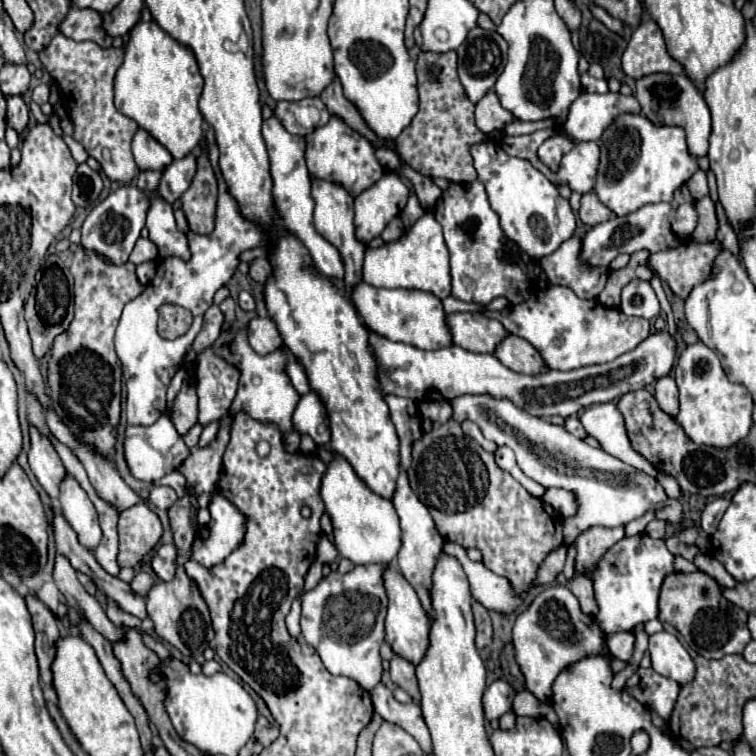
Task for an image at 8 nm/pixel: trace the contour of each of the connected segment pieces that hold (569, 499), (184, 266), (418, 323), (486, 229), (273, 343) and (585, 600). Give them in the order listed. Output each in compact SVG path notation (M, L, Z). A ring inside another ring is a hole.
M548 488L546 494L542 496L542 500L546 504L550 504L556 512L560 512L564 518L576 514L576 502L574 496L568 490L560 490L560 488Z
M214 142L208 144L208 158L212 162L212 170L216 170L216 180L218 180L214 232L204 234L204 236L188 232L192 258L188 262L182 262L180 258L174 258L174 256L162 260L156 268L154 280L144 288L140 296L136 296L124 306L124 312L116 330L116 354L122 362L122 374L124 374L126 390L128 390L128 398L126 398L128 424L148 426L166 412L166 390L170 386L170 380L176 374L178 366L182 364L182 358L188 352L192 340L200 332L202 316L212 306L214 292L232 278L238 266L240 252L256 248L256 246L266 246L270 242L270 236L262 234L260 226L240 216L236 208L236 200L228 194L226 184L222 180L222 174L218 168L218 148ZM162 304L178 304L192 312L194 322L184 336L176 340L164 340L156 332L158 308Z
M358 282L352 292L350 292L350 300L354 302L356 310L360 312L364 324L394 342L404 342L410 346L416 346L420 350L438 350L444 346L450 346L450 332L446 326L446 314L442 310L442 302L428 294L428 292L420 292L420 290L388 290L388 288L374 288L366 282Z
M474 180L470 184L450 184L442 192L434 206L434 218L444 228L444 240L450 252L450 274L452 274L452 296L462 302L474 302L486 306L494 298L508 298L512 306L526 300L526 266L532 262L528 254L518 254L506 248L506 234L500 226L498 214L490 208L484 184Z
M254 318L248 324L248 344L256 354L270 354L282 346L282 338L270 318Z
M576 574L570 580L568 588L578 598L580 608L582 608L584 614L590 614L590 616L596 616L598 614L598 606L596 606L596 600L594 600L594 590L592 590L592 580L590 578L584 578L584 576Z

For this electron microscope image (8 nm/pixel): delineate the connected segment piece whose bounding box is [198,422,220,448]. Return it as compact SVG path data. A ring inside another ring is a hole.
M210 422L208 426L204 426L204 432L200 436L200 444L198 446L204 448L204 446L208 446L208 442L214 442L218 430L220 430L220 422Z

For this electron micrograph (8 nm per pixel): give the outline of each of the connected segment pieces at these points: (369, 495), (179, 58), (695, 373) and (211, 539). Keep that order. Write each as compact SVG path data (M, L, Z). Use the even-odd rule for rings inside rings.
M336 452L322 476L320 498L332 520L334 544L342 558L352 560L354 564L386 564L396 558L400 550L400 526L392 502L372 492L354 472L350 462Z
M140 20L132 30L124 48L124 62L114 80L116 108L148 130L174 158L190 154L202 138L202 114L198 100L204 88L198 62L188 46L182 46L166 34L154 20Z
M702 342L688 344L678 356L674 380L680 390L680 412L676 416L676 422L684 428L686 436L692 442L728 448L748 434L754 408L752 396L742 384L734 384L726 378L714 350L710 350Z
M218 492L212 494L210 514L212 520L198 530L192 546L192 560L204 568L224 562L244 542L248 526L248 518Z

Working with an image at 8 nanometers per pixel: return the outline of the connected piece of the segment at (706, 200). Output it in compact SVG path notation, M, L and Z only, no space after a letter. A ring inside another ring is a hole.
M704 196L702 200L696 202L696 210L698 210L698 226L692 234L694 242L712 242L716 240L718 234L718 216L716 216L716 204L710 196Z

